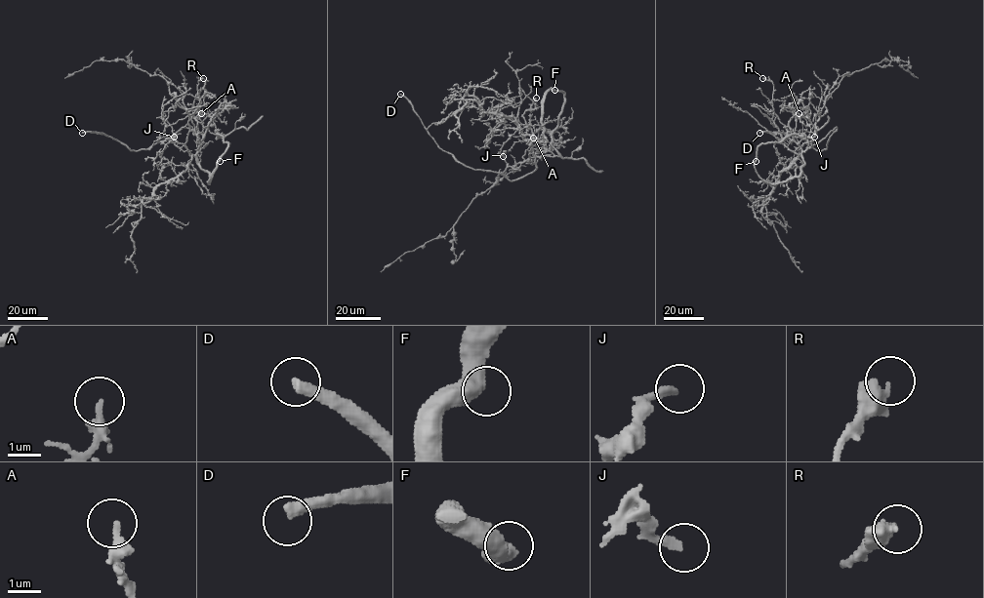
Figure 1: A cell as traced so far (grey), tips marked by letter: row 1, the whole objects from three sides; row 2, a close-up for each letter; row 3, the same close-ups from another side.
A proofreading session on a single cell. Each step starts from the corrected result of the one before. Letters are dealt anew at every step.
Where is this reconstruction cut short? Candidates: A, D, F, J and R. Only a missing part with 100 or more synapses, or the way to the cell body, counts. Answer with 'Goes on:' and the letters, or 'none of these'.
Goes on: none of these

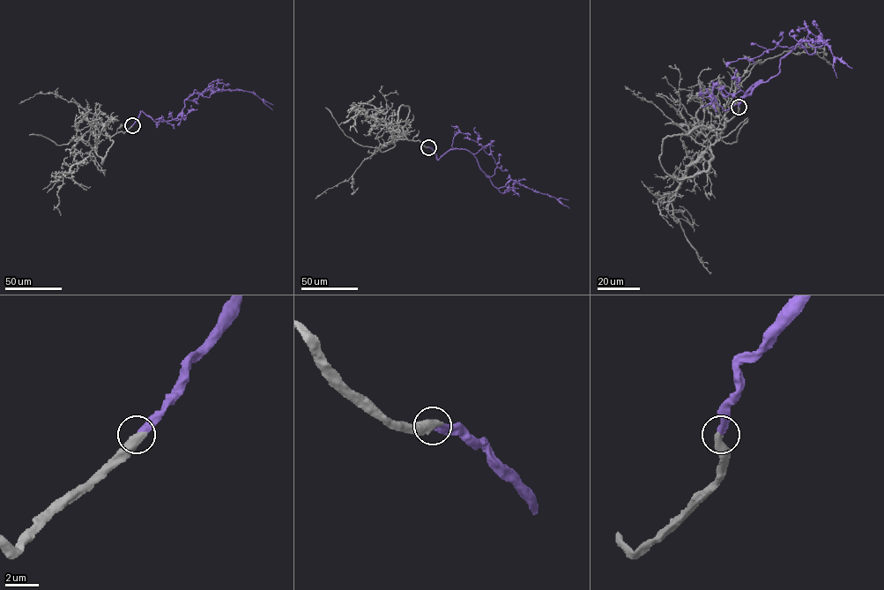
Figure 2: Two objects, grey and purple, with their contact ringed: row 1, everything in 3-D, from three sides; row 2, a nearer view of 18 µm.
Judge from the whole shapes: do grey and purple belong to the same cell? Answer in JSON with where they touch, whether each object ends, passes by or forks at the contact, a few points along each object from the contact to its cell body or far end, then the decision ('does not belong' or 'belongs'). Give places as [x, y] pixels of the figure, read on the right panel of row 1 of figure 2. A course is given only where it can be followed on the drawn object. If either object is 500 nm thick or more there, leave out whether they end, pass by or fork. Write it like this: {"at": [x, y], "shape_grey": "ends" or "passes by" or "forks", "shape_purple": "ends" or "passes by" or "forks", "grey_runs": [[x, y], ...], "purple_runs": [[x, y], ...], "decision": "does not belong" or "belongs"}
{"at": [739, 107], "grey_runs": [[739, 106], [717, 128], [722, 138], [746, 118], [730, 144], [703, 128], [664, 125]], "purple_runs": [[739, 106], [802, 41], [815, 49], [808, 54], [799, 42], [828, 47], [836, 78]], "decision": "belongs"}

